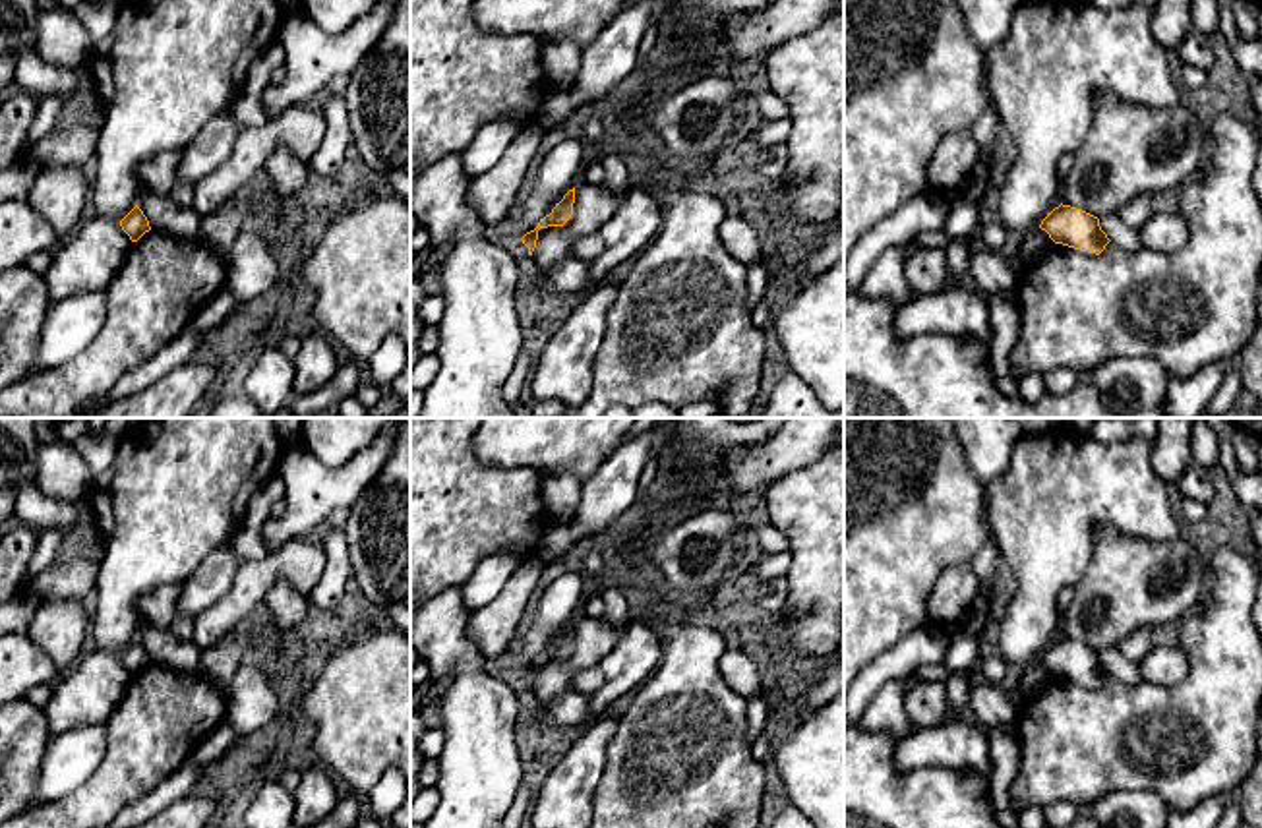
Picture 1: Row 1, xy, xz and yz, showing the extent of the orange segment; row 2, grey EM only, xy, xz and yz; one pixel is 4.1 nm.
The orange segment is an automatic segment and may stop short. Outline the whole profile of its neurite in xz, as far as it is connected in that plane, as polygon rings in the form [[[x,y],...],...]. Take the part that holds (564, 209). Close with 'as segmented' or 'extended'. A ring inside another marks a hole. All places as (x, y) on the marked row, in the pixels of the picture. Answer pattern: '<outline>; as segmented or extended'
[[[575,188],[569,190],[559,203],[552,209],[550,215],[540,219],[538,226],[530,232],[526,232],[521,240],[528,248],[528,255],[532,255],[538,240],[538,230],[548,226],[563,226],[571,215],[573,215],[573,203],[575,203]]]; as segmented

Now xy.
[[[137,205],[120,221],[120,226],[132,242],[137,242],[145,232],[151,230],[147,217]]]; as segmented

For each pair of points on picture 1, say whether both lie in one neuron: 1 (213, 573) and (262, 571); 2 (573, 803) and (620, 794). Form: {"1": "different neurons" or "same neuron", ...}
{"1": "different neurons", "2": "different neurons"}

